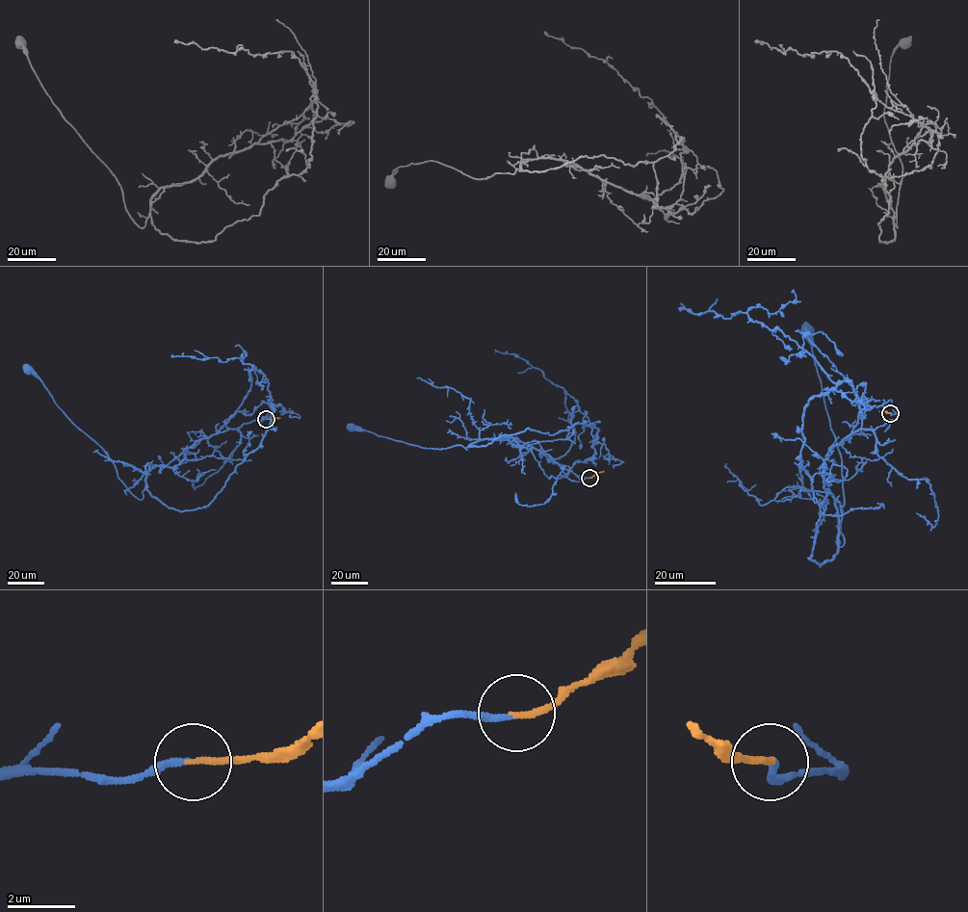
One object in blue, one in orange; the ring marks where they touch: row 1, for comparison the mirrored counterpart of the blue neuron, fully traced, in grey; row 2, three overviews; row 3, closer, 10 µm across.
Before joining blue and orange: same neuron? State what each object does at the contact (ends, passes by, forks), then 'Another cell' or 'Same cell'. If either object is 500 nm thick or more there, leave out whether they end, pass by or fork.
At the ring blue ends. At the ring orange ends. Same cell

